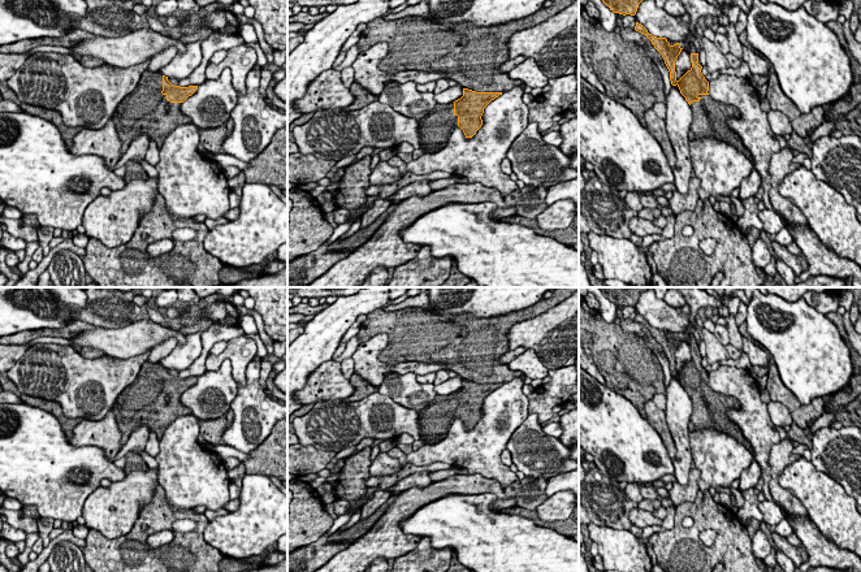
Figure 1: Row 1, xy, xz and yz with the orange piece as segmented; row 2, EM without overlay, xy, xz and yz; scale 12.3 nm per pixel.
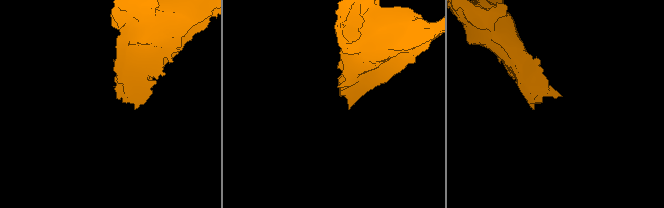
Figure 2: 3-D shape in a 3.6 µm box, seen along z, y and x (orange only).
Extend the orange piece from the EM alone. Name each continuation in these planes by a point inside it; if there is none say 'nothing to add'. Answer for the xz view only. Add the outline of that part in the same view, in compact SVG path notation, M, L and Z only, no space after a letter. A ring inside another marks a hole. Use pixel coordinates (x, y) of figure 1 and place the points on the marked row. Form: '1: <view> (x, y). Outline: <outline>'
1: xz (435, 129). Outline: M454 103L436 104L434 109L419 121L420 148L437 152L445 147L451 133L458 127Z

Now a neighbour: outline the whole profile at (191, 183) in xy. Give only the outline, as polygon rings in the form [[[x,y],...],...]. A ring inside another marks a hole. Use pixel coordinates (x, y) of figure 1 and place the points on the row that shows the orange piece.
[[[190,122],[170,131],[159,151],[157,190],[173,218],[204,214],[217,220],[230,209],[225,173],[198,151],[199,143],[198,129]]]

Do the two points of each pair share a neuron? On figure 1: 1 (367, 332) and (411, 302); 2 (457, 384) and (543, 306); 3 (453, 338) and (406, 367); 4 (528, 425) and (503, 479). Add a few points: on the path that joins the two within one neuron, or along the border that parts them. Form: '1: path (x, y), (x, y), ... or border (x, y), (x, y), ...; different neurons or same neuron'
1: border (383, 308), (385, 311), (397, 311); different neurons
2: border (458, 375), (463, 378); different neurons
3: border (384, 362), (388, 364), (405, 362), (429, 363); different neurons
4: border (514, 430), (505, 447); different neurons

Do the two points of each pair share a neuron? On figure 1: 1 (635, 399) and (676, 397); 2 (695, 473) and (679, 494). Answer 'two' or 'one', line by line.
1: two
2: one

